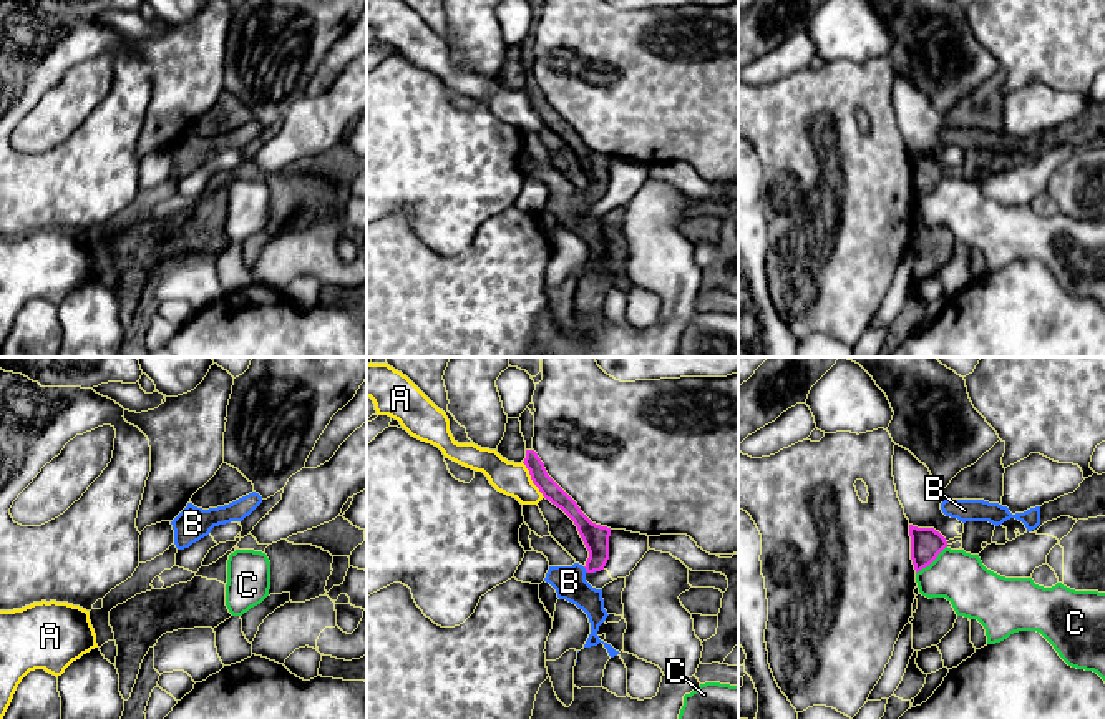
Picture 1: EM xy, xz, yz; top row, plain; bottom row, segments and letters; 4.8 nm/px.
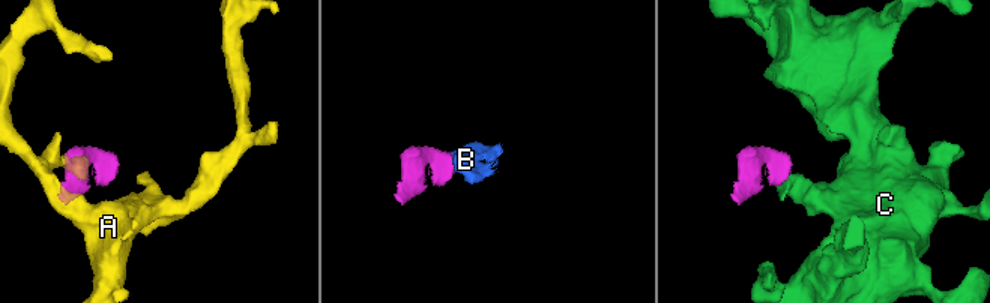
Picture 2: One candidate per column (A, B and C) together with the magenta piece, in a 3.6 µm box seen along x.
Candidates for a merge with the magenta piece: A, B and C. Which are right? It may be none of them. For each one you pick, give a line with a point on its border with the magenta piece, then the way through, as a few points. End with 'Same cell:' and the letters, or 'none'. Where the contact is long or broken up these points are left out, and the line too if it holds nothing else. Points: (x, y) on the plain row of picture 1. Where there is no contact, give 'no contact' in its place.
B: meets magenta in xz at (586, 198); runs through xz (596, 166), (596, 188), (586, 198), (569, 210)
Same cell: B

